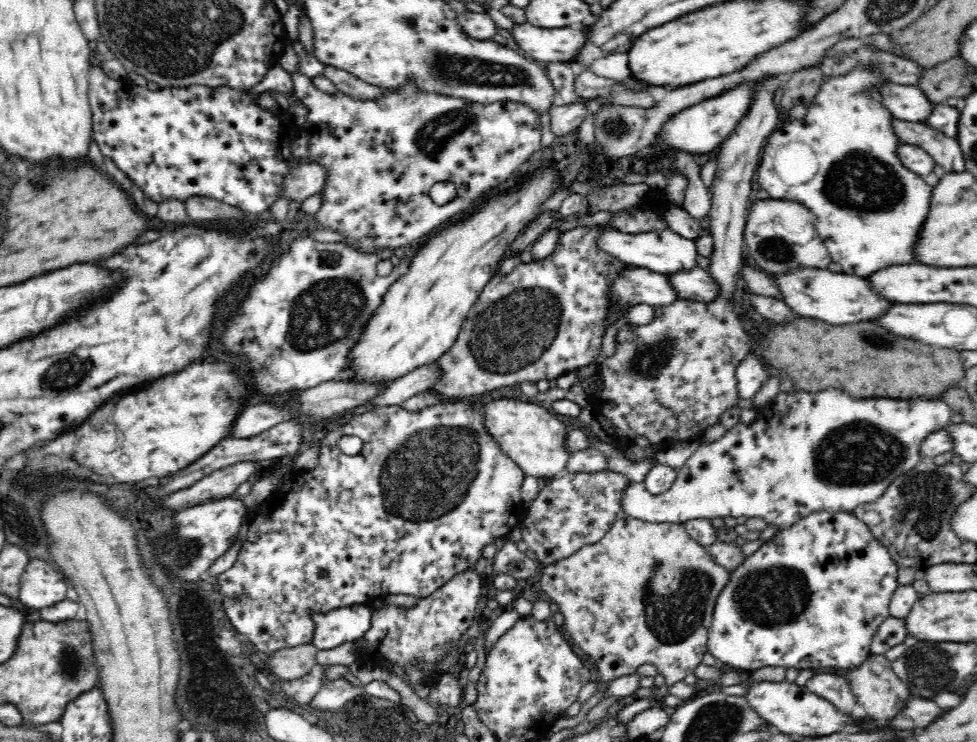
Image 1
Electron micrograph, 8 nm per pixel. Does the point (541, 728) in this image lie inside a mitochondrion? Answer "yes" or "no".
no

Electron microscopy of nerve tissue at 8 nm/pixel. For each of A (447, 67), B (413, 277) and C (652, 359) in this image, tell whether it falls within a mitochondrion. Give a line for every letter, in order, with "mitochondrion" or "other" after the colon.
A: mitochondrion
B: other
C: mitochondrion

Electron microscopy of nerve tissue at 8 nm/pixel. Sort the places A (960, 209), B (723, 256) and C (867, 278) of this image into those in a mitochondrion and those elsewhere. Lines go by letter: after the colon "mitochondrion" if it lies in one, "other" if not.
A: other
B: other
C: other

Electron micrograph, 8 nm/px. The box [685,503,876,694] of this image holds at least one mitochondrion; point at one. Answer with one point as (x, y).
(769, 597)

